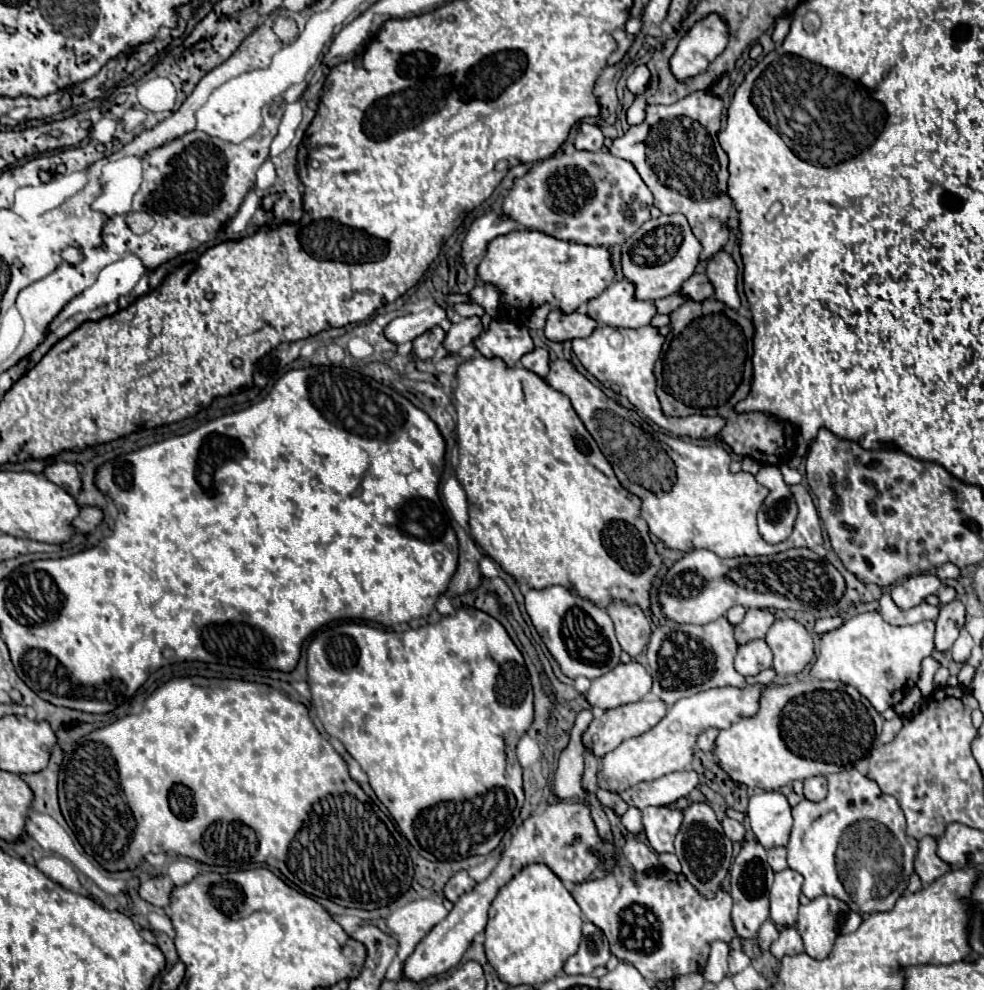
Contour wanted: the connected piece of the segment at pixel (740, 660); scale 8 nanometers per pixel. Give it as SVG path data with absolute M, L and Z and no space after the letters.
M751 641L747 645L741 645L735 657L735 669L745 675L745 677L753 677L759 675L761 671L771 667L771 649L767 647L765 641Z

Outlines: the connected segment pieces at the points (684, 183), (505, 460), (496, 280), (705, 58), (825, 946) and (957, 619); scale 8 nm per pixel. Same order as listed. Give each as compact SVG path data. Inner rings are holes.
M695 91L673 105L647 105L647 119L631 127L623 137L613 139L609 147L613 157L625 159L637 169L655 197L653 205L661 213L683 213L687 217L693 235L703 245L701 261L719 253L729 237L729 231L723 227L731 211L731 199L727 197L727 153L723 153L717 141L721 111L721 99L709 91ZM699 207L701 219L697 221Z
M479 355L479 357L469 359L469 361L459 365L459 369L457 369L457 389L453 393L453 399L455 399L457 435L459 435L457 481L461 483L461 487L467 493L467 501L469 501L469 527L471 527L471 535L479 543L479 547L493 561L497 561L505 573L509 573L519 583L527 583L531 589L545 589L549 585L561 585L561 587L577 593L579 597L589 599L591 603L595 603L601 609L605 609L611 603L621 601L625 605L637 605L643 613L647 613L649 607L651 607L649 593L651 593L653 581L655 581L663 561L661 561L661 555L657 553L653 541L649 539L647 523L639 515L641 499L621 487L621 483L617 481L617 477L613 473L613 467L603 457L603 453L599 451L597 443L587 433L585 425L579 421L579 415L575 413L575 409L571 409L569 397L565 397L563 393L551 389L545 383L545 379L541 379L539 375L523 369L521 365L507 367L497 357L495 359L487 359L487 357Z
M519 229L497 237L487 245L485 257L477 265L477 277L479 281L497 287L501 315L507 321L517 321L521 311L537 309L543 303L557 307L561 313L573 313L579 305L603 293L615 273L605 247L569 243L539 231Z
M711 13L697 21L685 37L679 41L675 53L669 59L671 71L705 71L707 65L727 47L729 27L717 15Z
M821 895L813 901L809 901L809 905L801 905L799 907L799 919L797 919L797 925L795 929L799 931L801 939L803 939L803 945L805 945L805 953L817 961L825 959L833 945L835 945L835 939L839 935L847 935L847 933L853 933L857 927L861 925L861 915L851 911L843 901L835 899L835 897L827 897L827 895Z
M955 599L941 607L939 619L937 619L937 633L935 633L935 649L937 651L949 651L965 623L965 605Z

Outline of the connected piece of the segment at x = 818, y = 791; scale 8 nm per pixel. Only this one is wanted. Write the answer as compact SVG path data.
M811 777L803 781L803 795L809 801L821 801L827 795L827 779L825 777Z

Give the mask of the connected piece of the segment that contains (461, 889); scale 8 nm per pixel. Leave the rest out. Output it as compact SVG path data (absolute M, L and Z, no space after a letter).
M459 871L459 873L455 873L455 875L447 881L447 885L445 885L445 897L447 897L451 903L455 903L463 893L471 891L473 887L475 887L475 881L473 881L465 871Z

